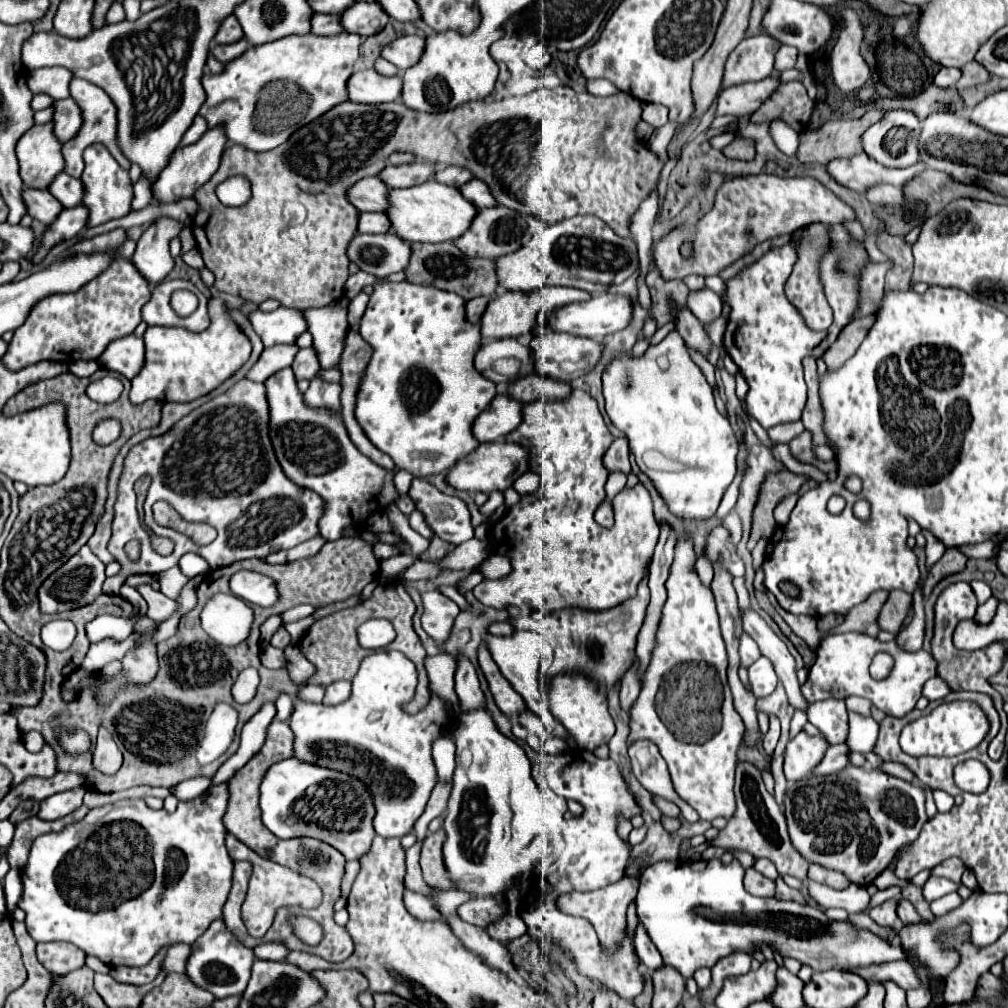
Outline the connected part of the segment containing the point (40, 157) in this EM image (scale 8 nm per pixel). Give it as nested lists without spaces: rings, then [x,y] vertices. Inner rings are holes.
[[[52,122],[32,126],[16,144],[20,162],[20,176],[26,188],[48,190],[50,182],[62,172],[66,160],[62,158],[62,144],[54,138]]]

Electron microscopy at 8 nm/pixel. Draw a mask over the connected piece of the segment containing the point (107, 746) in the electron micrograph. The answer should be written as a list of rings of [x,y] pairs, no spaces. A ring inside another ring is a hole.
[[[100,726],[98,742],[94,750],[94,766],[104,774],[114,774],[122,766],[122,752],[118,750],[112,734]]]

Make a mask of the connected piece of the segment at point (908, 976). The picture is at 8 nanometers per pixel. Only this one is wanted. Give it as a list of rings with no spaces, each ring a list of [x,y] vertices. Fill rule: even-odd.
[[[888,962],[888,964],[880,964],[880,966],[858,968],[858,970],[852,970],[852,972],[860,974],[864,980],[872,980],[872,982],[892,980],[904,990],[922,988],[922,980],[920,980],[916,968],[910,962]]]

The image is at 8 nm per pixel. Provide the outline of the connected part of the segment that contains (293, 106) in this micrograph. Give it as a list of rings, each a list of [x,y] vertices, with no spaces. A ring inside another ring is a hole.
[[[342,32],[338,36],[286,36],[262,46],[250,46],[242,56],[224,64],[224,70],[220,74],[212,74],[210,70],[204,72],[202,86],[206,90],[206,102],[200,108],[200,116],[206,118],[210,128],[222,126],[226,138],[234,144],[240,144],[254,152],[272,150],[278,144],[286,142],[288,134],[294,134],[298,126],[314,122],[314,118],[320,118],[322,114],[326,114],[326,110],[348,100],[346,82],[350,80],[350,74],[354,74],[354,64],[358,62],[358,58],[360,36],[350,32]],[[298,86],[304,90],[304,100],[302,94],[298,94]]]

